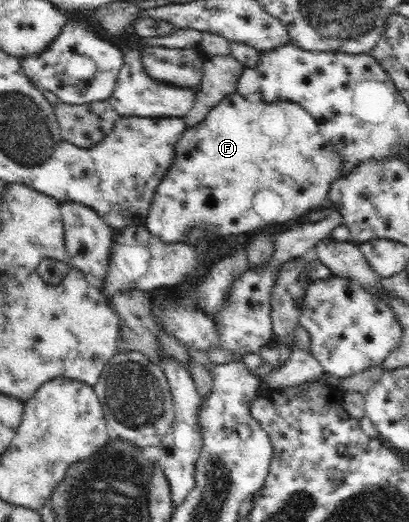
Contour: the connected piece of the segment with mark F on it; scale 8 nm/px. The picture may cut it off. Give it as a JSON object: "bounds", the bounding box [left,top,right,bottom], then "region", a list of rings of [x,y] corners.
{"bounds":[145,91,345,243],"region":[[[236,91],[232,94],[228,94],[222,98],[222,100],[213,106],[206,115],[206,118],[196,124],[187,128],[184,134],[178,140],[176,154],[168,172],[166,172],[162,182],[158,184],[156,192],[150,204],[150,210],[148,210],[148,216],[146,216],[145,227],[152,233],[167,243],[182,242],[186,232],[192,230],[194,226],[199,228],[205,228],[214,234],[220,234],[222,238],[229,239],[232,235],[236,234],[248,234],[254,232],[254,230],[262,230],[266,226],[274,226],[274,224],[284,224],[290,222],[290,220],[299,220],[304,214],[309,214],[313,209],[328,207],[328,194],[331,184],[338,178],[343,176],[345,166],[343,166],[342,157],[335,151],[335,148],[326,142],[324,136],[319,132],[320,124],[317,120],[314,120],[301,104],[296,102],[290,102],[289,100],[278,100],[278,102],[248,102],[242,95],[239,95]]]}

